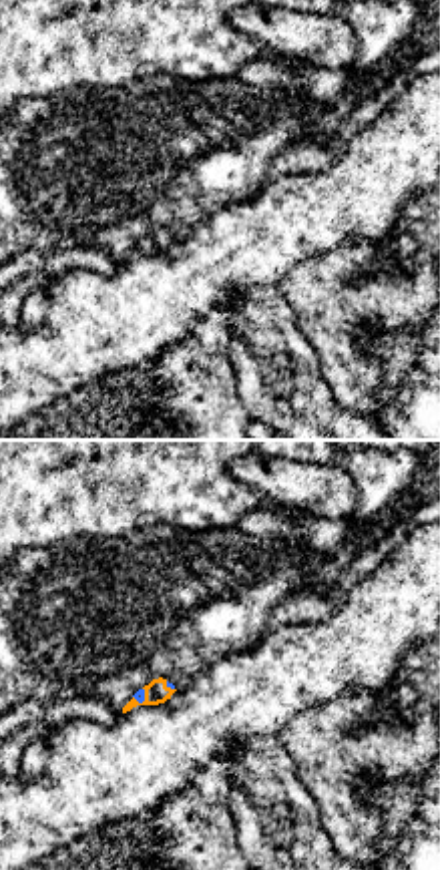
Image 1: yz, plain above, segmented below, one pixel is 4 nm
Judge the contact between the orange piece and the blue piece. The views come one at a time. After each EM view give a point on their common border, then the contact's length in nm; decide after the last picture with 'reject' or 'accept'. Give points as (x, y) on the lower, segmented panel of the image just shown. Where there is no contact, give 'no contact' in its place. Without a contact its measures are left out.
meets orange at (145, 696); contact 70 nm long

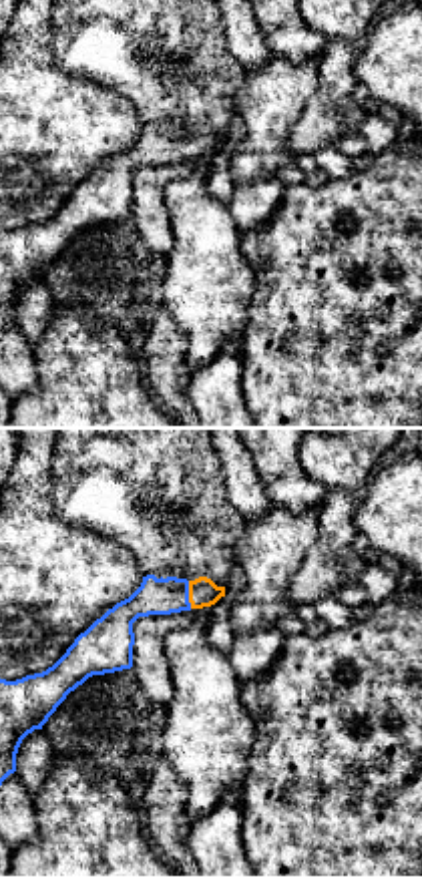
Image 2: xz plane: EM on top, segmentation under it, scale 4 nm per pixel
meets orange at (189, 595); contact 110 nm long

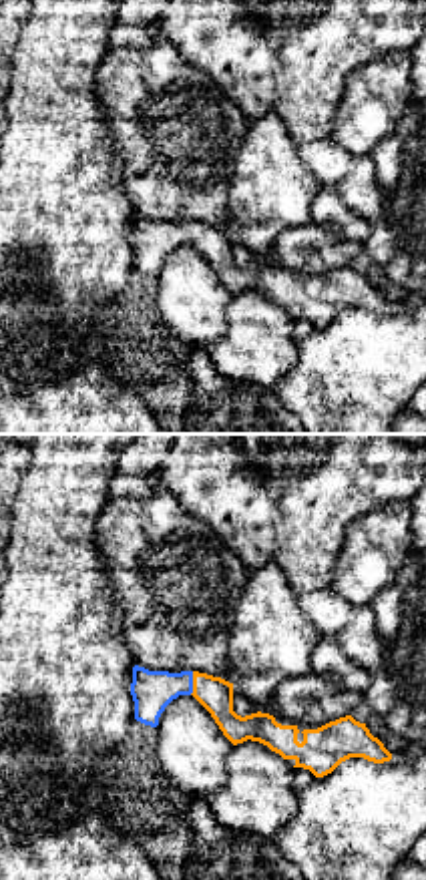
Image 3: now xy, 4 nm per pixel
meets orange at (193, 684); contact 100 nm long

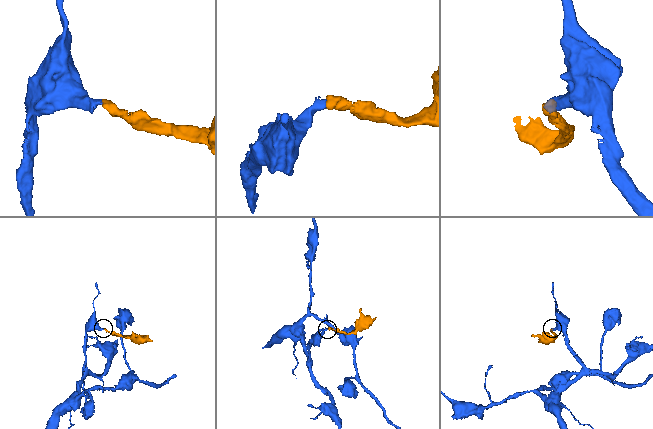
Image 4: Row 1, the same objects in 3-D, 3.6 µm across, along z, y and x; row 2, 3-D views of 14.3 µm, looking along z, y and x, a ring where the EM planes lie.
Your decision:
accept

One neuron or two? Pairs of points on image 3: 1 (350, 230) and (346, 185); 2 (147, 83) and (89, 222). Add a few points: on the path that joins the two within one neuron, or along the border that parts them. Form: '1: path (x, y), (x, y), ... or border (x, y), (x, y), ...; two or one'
1: border (320, 185), (368, 224), (370, 236), (362, 244); two
2: border (99, 107), (123, 163), (123, 193), (127, 197); two

